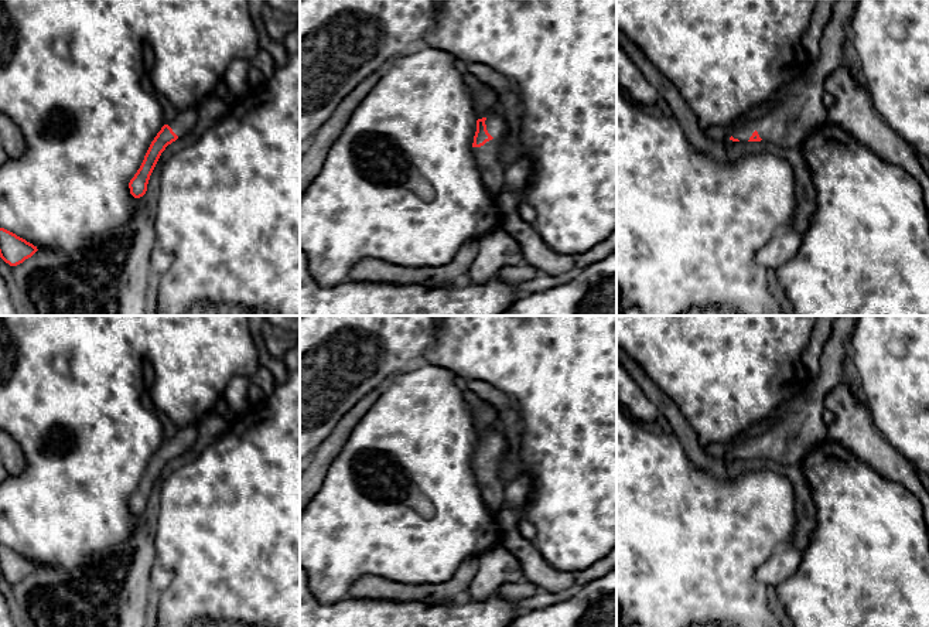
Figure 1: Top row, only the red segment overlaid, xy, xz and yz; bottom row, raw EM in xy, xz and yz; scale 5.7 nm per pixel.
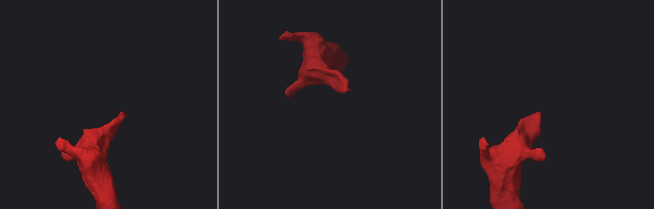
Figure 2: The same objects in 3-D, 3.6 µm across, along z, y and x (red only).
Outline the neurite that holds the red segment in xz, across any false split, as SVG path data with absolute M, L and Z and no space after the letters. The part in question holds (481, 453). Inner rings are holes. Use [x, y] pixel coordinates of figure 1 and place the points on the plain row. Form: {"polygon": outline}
{"polygon": "M496 430L477 437L472 470L478 481L479 497L498 514L503 508L506 484L499 473L499 461L506 450L506 440Z"}

